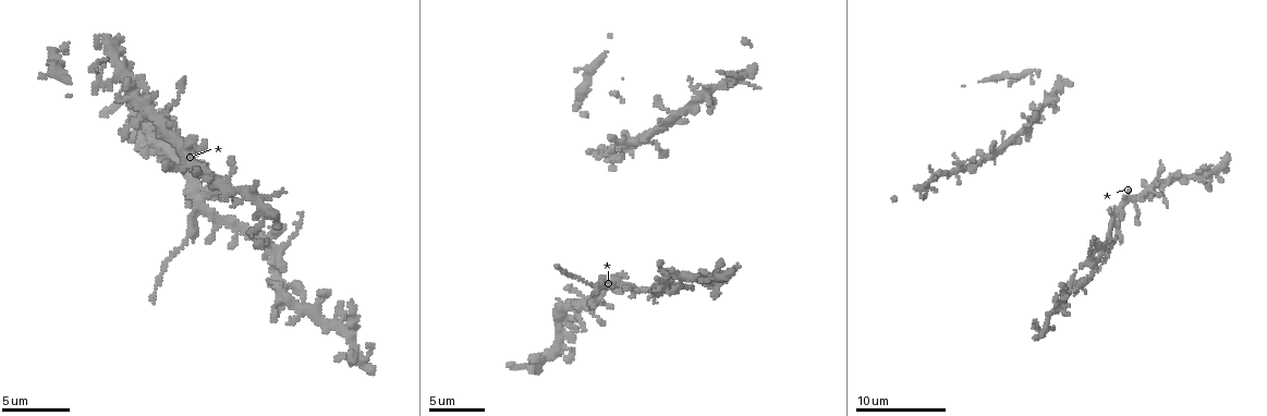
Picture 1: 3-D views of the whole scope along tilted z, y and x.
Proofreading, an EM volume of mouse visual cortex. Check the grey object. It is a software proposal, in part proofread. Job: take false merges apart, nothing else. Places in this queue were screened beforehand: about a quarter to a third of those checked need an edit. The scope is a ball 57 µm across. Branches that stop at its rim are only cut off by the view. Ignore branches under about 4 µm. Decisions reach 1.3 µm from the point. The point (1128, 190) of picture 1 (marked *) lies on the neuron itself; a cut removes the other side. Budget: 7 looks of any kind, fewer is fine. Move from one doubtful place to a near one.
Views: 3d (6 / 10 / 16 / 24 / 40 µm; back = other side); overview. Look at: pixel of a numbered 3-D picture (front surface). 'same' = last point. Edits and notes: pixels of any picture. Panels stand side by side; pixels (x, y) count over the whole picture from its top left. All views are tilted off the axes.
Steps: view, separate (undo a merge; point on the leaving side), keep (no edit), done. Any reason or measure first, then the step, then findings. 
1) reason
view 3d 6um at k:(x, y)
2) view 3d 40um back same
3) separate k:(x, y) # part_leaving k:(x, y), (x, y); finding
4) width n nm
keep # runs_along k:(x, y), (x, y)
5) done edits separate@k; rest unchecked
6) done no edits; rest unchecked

branch point
view 3d 10um at 1:(201, 208)

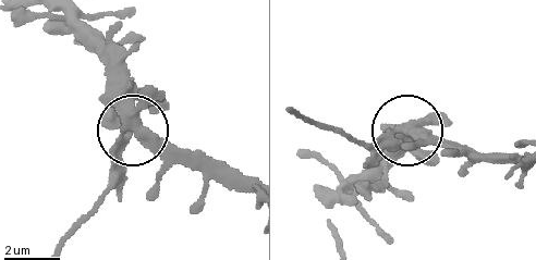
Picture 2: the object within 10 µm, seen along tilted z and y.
other side
view 3d 10um back at 2:(406, 133)

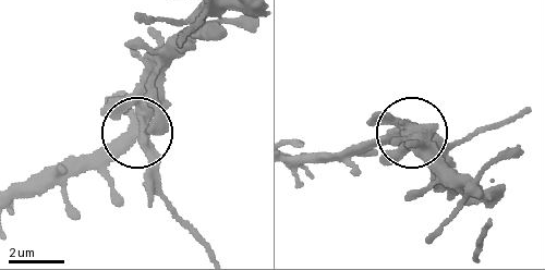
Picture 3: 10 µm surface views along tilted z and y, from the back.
side_arm 8 um
separate 3:(156, 175) # two neurons meet here

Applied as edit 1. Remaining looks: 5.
two arms at a narrow angle
view 3d 10um at 1:(168, 154)

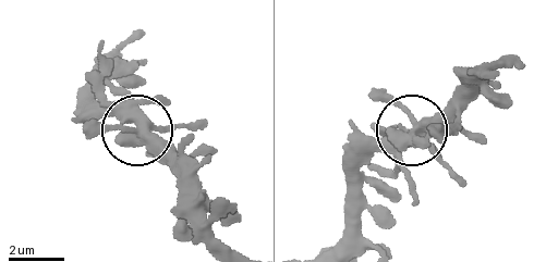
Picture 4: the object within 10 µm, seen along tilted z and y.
view 3d 10um back at 4:(417, 126)

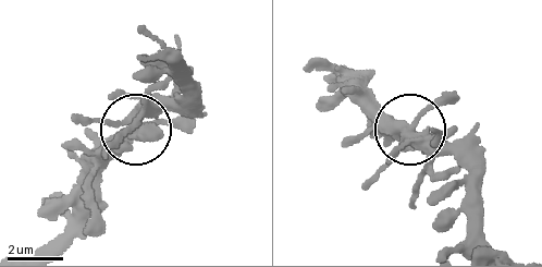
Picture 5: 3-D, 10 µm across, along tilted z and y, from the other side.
keep # continuous, no second neuron

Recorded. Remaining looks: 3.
calibre changes
view 3d 10um at 1:(360, 354)

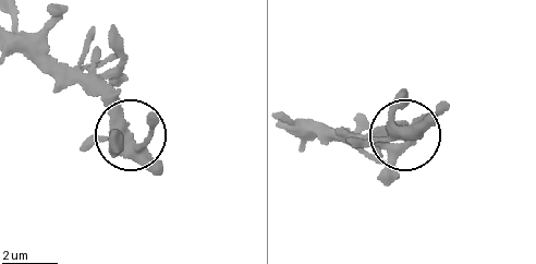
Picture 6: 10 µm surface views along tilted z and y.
view 3d 6um at 6:(128, 133)

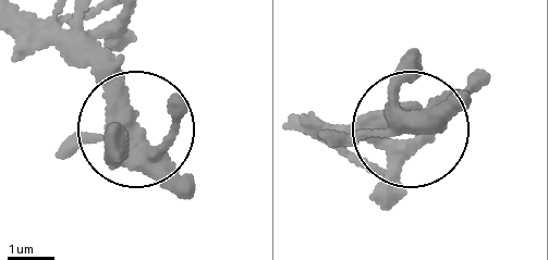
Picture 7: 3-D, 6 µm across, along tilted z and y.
keep # continuous, no second neuron

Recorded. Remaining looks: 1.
done edits separate@3; rest unchecked

